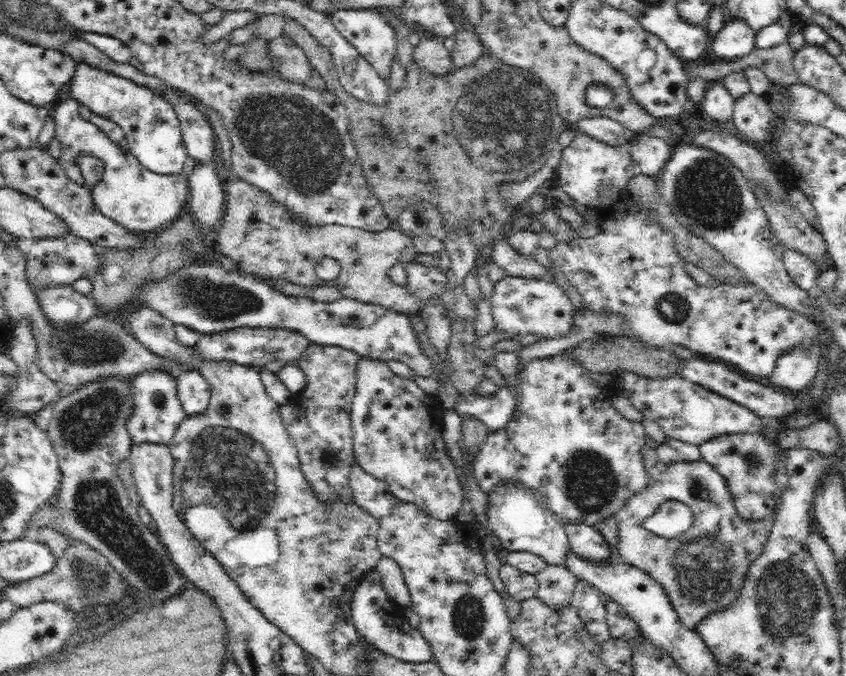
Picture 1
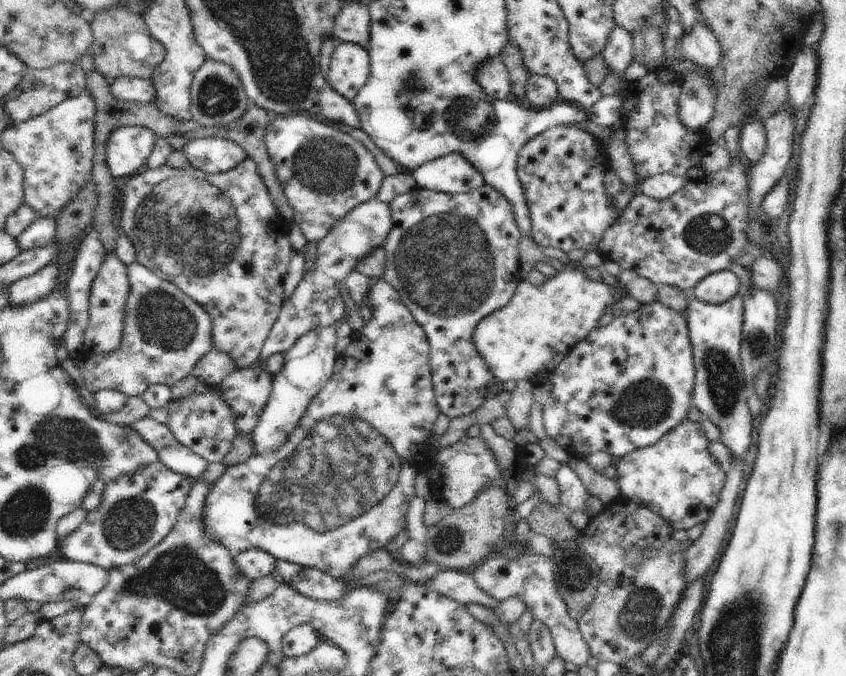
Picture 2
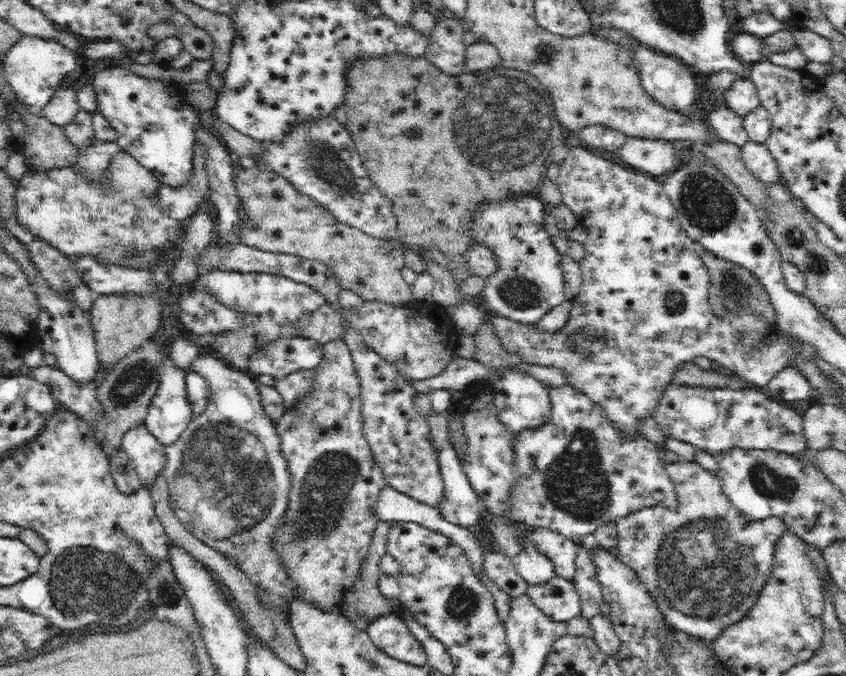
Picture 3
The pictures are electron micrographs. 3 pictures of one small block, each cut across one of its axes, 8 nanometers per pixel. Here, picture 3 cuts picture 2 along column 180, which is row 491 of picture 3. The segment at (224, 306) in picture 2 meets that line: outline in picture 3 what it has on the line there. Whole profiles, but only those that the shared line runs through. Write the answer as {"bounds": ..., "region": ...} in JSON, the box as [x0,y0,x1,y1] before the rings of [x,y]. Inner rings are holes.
{"bounds":[162,354,299,604],"region":[[[208,354],[198,355],[189,370],[201,374],[208,381],[211,395],[206,410],[198,416],[194,415],[190,426],[178,440],[165,447],[166,466],[162,473],[169,488],[170,506],[176,510],[176,516],[188,524],[186,528],[204,544],[225,556],[229,555],[234,562],[237,560],[241,571],[255,580],[265,592],[279,596],[289,604],[294,598],[299,598],[298,587],[292,585],[272,540],[286,516],[290,471],[288,461],[282,455],[276,425],[264,414],[264,407],[260,403],[256,377]]]}

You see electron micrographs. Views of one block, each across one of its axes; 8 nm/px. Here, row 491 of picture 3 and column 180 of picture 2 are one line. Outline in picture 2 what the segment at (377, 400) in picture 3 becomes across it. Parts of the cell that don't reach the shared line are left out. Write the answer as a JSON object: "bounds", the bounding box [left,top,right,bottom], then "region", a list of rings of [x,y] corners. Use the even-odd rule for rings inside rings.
{"bounds":[168,388,236,464],"region":[[[217,388],[210,389],[204,394],[190,394],[182,400],[169,402],[169,421],[168,426],[174,438],[182,445],[186,446],[207,460],[210,464],[222,463],[224,457],[234,444],[236,438],[236,422],[232,418],[230,406],[222,400]]]}

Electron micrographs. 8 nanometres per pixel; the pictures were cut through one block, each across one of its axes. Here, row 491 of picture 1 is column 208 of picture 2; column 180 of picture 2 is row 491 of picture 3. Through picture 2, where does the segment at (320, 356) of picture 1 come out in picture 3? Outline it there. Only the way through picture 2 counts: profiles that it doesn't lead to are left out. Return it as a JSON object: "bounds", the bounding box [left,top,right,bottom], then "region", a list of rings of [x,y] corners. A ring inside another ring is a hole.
{"bounds":[272,338,387,613],"region":[[[342,338],[338,340],[330,340],[323,345],[323,355],[314,369],[314,382],[312,383],[312,390],[305,394],[301,401],[296,405],[296,414],[298,416],[284,416],[279,424],[276,426],[276,431],[280,435],[280,447],[282,447],[282,455],[288,461],[288,471],[290,471],[290,494],[288,494],[288,508],[286,508],[286,516],[282,526],[276,530],[272,545],[280,557],[280,561],[286,567],[286,573],[292,581],[294,587],[298,587],[298,596],[304,601],[318,607],[322,611],[329,613],[340,612],[340,606],[343,600],[343,594],[348,590],[358,578],[360,565],[363,564],[366,555],[368,554],[372,537],[379,521],[379,517],[375,515],[374,505],[378,501],[379,492],[387,485],[382,469],[376,464],[372,456],[370,447],[364,436],[364,419],[362,419],[361,411],[361,392],[360,381],[355,371],[353,358],[348,348],[348,345]]]}

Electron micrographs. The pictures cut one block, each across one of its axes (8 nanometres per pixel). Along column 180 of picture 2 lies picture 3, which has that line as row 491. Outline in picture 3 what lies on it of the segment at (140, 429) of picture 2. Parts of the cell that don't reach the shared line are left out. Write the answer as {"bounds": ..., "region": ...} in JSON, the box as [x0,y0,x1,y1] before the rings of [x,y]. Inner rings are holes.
{"bounds":[438,445,480,528],"region":[[[452,445],[439,450],[438,465],[444,483],[444,498],[438,504],[446,521],[474,528],[480,518],[480,500],[462,470],[461,460]]]}

